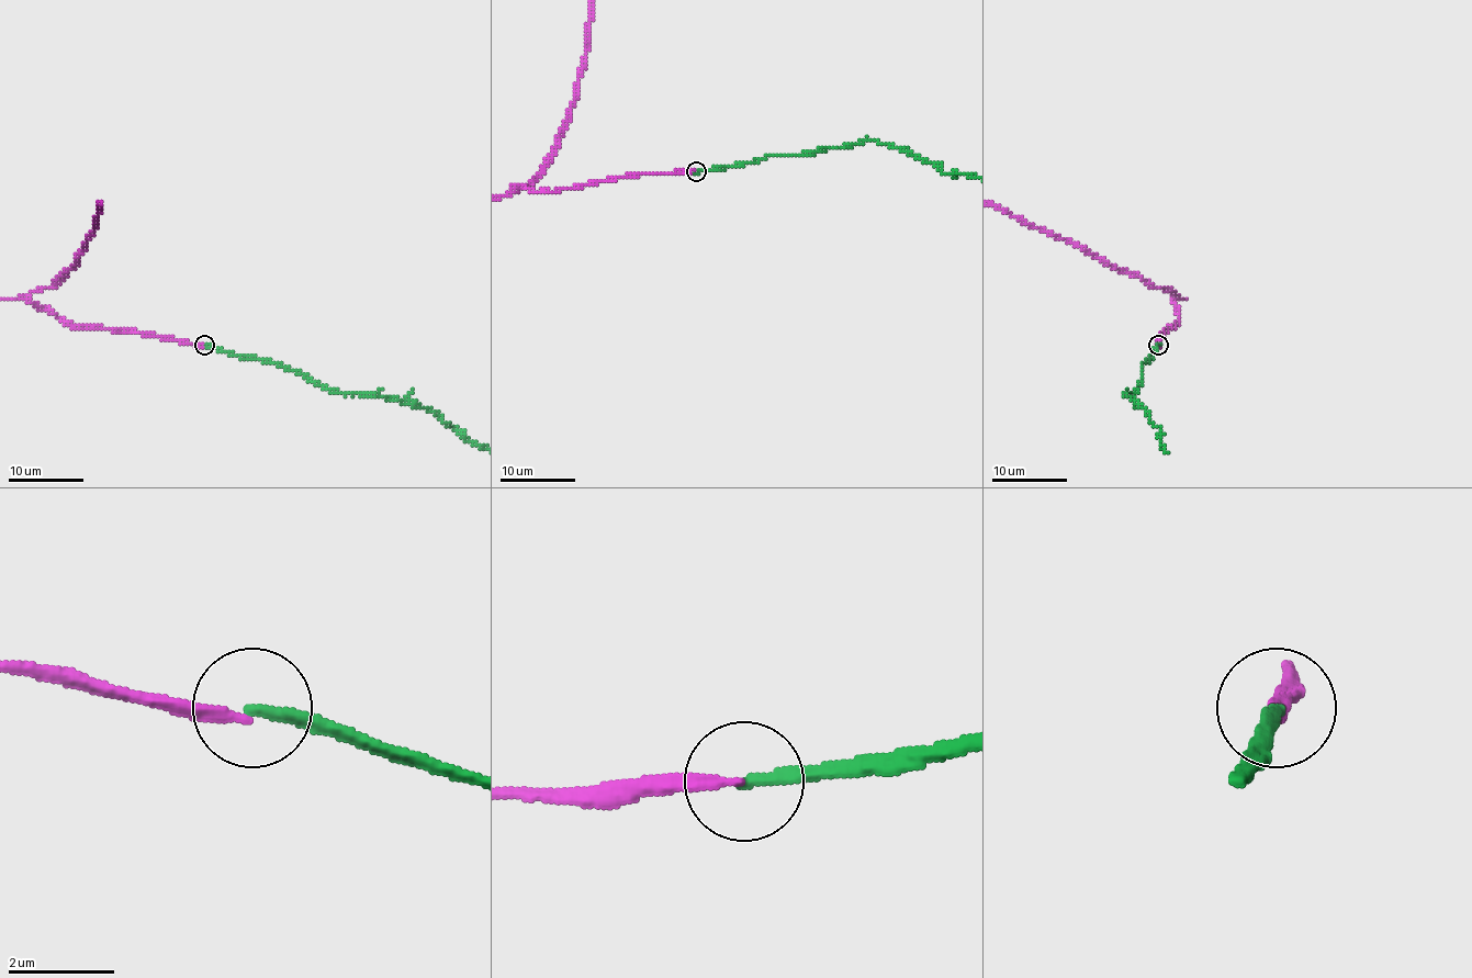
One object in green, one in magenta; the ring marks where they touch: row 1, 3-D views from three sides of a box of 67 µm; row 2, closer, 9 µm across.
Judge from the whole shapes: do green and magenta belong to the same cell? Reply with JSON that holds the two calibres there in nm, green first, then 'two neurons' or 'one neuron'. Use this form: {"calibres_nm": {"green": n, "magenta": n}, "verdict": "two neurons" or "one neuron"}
{"calibres_nm": {"green": 240, "magenta": 220}, "verdict": "two neurons"}

